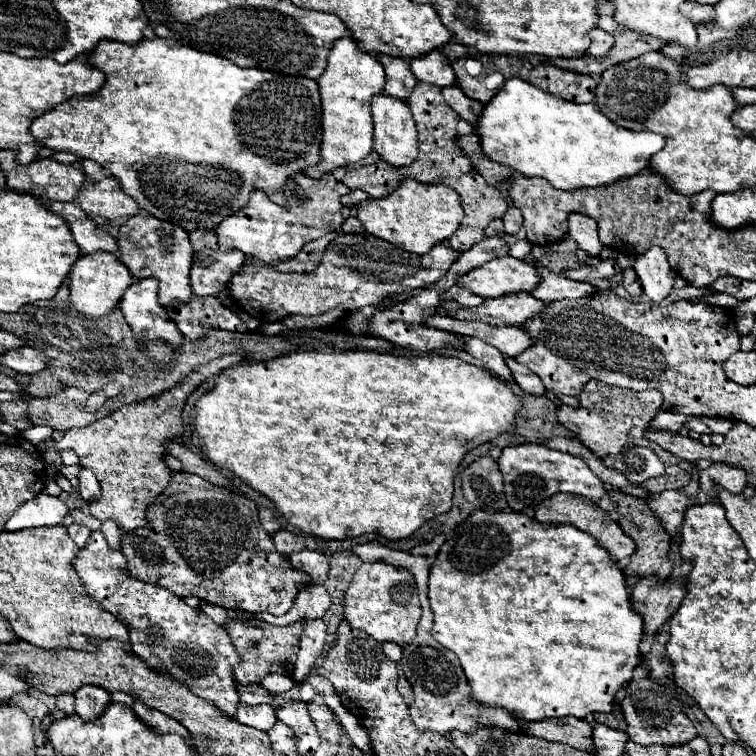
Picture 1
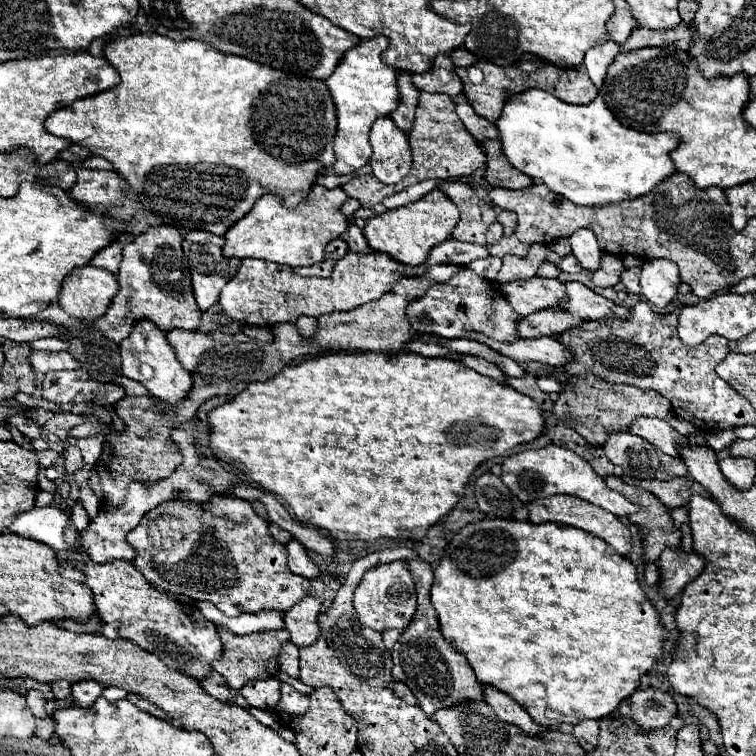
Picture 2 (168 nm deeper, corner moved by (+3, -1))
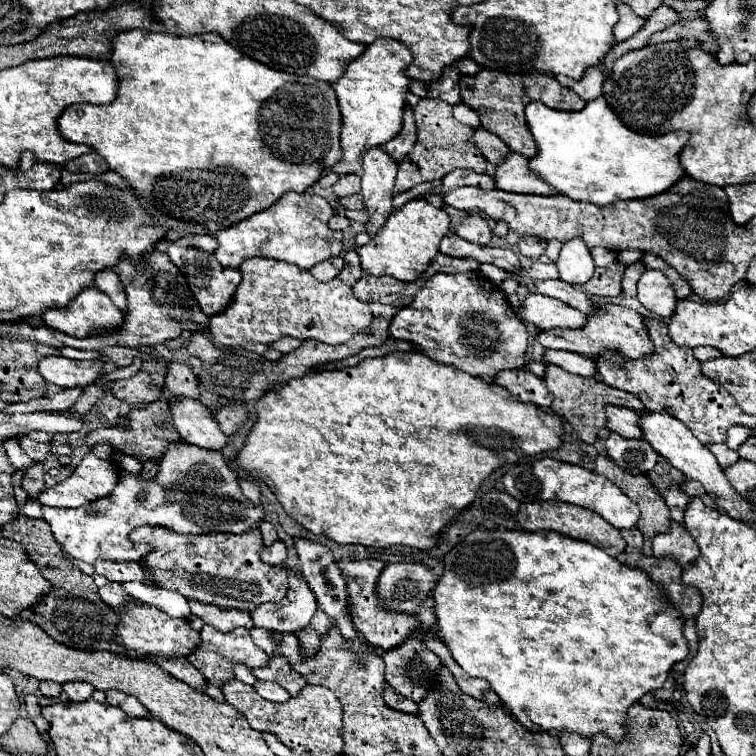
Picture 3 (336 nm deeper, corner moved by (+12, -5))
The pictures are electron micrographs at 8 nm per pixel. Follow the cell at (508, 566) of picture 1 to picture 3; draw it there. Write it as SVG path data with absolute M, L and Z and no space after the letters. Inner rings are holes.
M474 530L462 542L458 542L444 556L444 572L432 590L434 610L438 618L438 628L444 644L452 652L454 660L472 676L490 682L492 690L500 696L502 704L512 712L512 716L532 730L558 730L558 732L578 732L592 738L598 732L610 734L610 738L622 738L624 714L632 702L638 702L652 688L662 688L672 666L686 658L688 642L682 634L682 618L672 606L666 604L662 588L656 586L642 570L632 570L620 564L616 558L608 556L604 550L592 546L590 542L562 536L558 532L524 532L524 530Z

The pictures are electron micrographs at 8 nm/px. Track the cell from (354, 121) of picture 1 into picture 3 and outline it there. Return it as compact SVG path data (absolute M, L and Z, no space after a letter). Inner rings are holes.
M378 38L372 42L358 58L354 58L342 78L332 82L332 88L338 98L340 114L342 114L342 134L340 148L342 158L328 174L360 174L362 156L372 148L386 144L394 138L402 128L402 110L406 106L406 88L410 78L404 74L404 68L412 62L410 50L388 38Z

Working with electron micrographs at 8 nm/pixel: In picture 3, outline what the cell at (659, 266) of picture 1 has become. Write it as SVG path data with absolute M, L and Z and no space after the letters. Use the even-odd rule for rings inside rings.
M646 270L638 280L638 300L646 310L660 318L674 314L676 296L670 280L660 270Z

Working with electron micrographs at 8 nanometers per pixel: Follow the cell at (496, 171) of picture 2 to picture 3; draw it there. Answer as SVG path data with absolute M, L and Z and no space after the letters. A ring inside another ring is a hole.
M510 152L504 162L496 166L494 174L496 188L506 192L520 192L520 194L556 194L552 186L548 186L544 180L538 180L528 170L528 158L520 156L516 152Z

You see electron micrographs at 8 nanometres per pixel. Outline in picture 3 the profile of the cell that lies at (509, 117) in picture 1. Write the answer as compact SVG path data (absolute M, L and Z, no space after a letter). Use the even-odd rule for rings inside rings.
M602 96L590 100L580 112L562 112L546 108L542 102L530 102L526 106L526 124L538 146L538 154L532 156L528 162L532 174L548 182L558 194L564 194L578 202L592 202L596 206L606 206L620 200L648 198L652 194L668 190L674 182L678 182L684 176L684 168L678 160L678 154L688 142L688 132L684 134L684 130L678 130L678 134L668 132L662 136L638 134L626 128L620 122L620 118L616 118L616 114L608 108Z

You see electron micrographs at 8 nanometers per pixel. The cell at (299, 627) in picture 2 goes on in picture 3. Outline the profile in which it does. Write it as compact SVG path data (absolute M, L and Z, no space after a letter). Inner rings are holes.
M288 572L288 580L290 588L284 600L280 600L278 604L260 604L250 612L256 626L296 634L310 624L314 612L318 610L314 594L300 576Z

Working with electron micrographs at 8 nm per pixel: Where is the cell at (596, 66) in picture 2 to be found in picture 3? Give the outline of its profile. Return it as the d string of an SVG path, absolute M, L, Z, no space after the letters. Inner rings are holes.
M598 62L596 66L592 66L592 70L584 72L584 78L580 82L572 82L568 78L560 80L564 86L572 88L582 100L594 100L602 94L602 82L604 82L604 66L602 62Z

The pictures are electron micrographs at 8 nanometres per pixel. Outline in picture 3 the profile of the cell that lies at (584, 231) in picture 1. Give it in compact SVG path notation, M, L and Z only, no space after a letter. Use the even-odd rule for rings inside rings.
M572 238L562 244L556 266L560 270L560 280L568 284L584 284L594 274L594 260L582 238Z

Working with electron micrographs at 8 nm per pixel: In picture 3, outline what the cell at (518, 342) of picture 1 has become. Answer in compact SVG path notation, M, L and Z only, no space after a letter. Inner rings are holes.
M546 350L544 364L556 364L568 372L580 374L580 376L594 376L594 362L590 358L584 358L580 354L572 354L572 352L562 352L562 350Z

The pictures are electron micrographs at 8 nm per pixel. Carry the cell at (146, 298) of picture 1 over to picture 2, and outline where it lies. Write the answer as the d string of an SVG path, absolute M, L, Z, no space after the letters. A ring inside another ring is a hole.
M149 320L137 322L137 326L133 326L133 332L121 342L119 348L121 348L121 368L119 368L121 376L141 382L151 392L153 398L169 406L179 406L187 398L193 386L191 374L187 370L181 370L181 364L177 362L165 334L157 332L153 322Z

